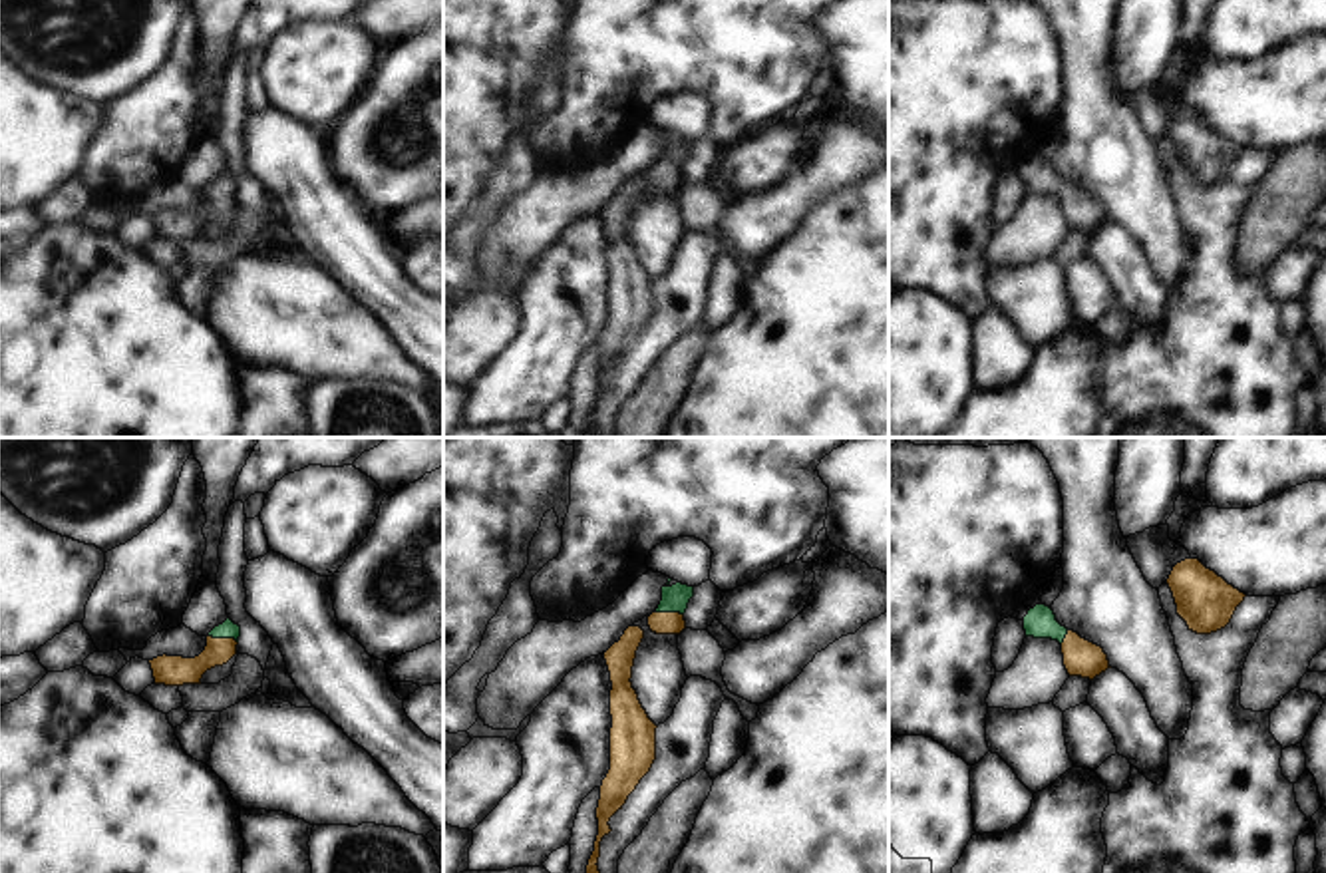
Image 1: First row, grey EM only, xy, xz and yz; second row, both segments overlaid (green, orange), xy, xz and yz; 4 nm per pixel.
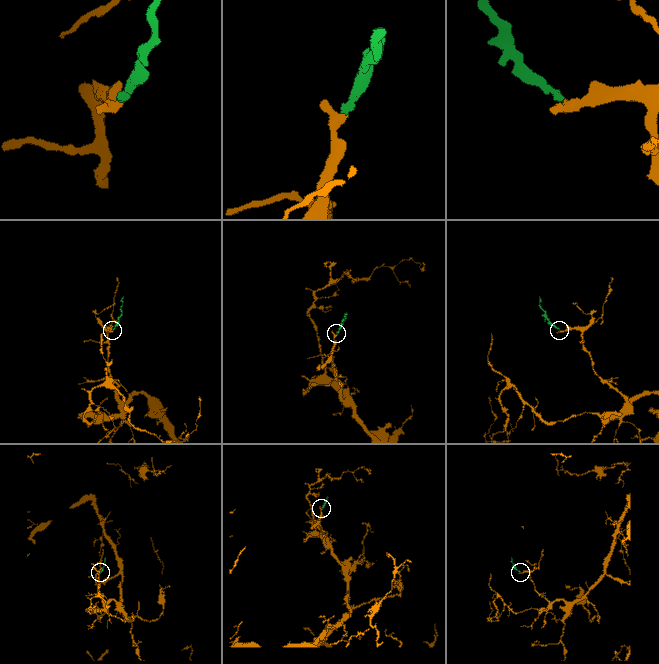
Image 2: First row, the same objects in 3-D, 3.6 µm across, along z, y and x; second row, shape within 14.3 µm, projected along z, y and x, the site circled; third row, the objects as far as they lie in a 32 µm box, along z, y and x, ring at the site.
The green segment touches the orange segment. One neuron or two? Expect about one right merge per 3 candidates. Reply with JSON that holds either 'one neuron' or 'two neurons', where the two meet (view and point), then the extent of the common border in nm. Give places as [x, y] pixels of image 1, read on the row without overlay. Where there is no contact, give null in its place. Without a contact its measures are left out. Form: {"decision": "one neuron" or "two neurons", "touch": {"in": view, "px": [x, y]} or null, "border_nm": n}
{"decision": "one neuron", "touch": {"in": "xy", "px": [223, 191]}, "border_nm": 120}

